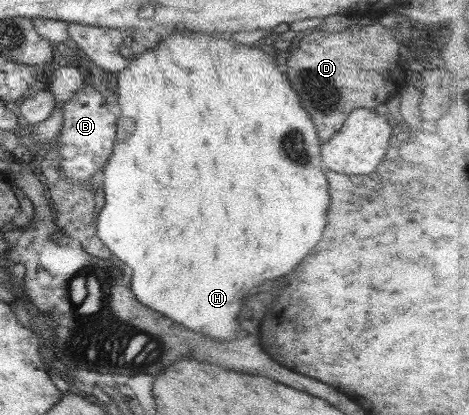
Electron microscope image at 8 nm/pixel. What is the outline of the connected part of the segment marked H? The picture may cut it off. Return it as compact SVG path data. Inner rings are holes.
M184 31L168 35L152 49L138 49L138 56L128 59L129 64L115 74L116 131L110 157L102 169L105 203L98 213L96 235L112 256L116 256L126 267L130 267L131 277L126 280L129 290L141 304L190 331L209 336L220 343L238 342L247 335L240 324L234 321L242 307L244 295L252 287L262 285L264 281L290 273L308 255L308 251L316 245L316 241L322 235L326 209L330 203L328 185L324 173L320 171L324 165L318 155L318 145L321 143L316 139L314 124L311 119L308 121L308 114L298 105L298 97L290 89L290 84L274 57L275 52L268 49L266 44L264 47L244 47L238 43L226 43L224 39L212 39L204 35L198 35L194 43L190 43L190 31ZM286 131L288 131L288 149L282 149L280 143Z

